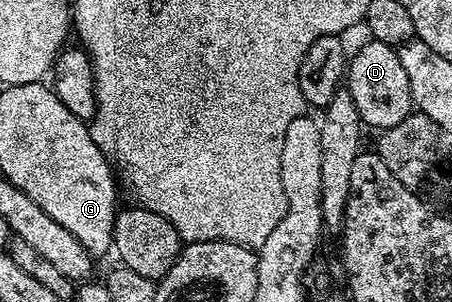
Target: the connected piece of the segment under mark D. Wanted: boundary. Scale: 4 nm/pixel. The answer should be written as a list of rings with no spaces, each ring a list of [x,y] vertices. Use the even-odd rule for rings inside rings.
[[[367,39],[356,53],[354,50],[350,54],[345,74],[345,88],[353,95],[353,103],[357,103],[357,111],[364,126],[371,128],[372,125],[375,131],[397,127],[401,119],[413,112],[409,75],[405,75],[405,70],[401,67],[396,46]]]

